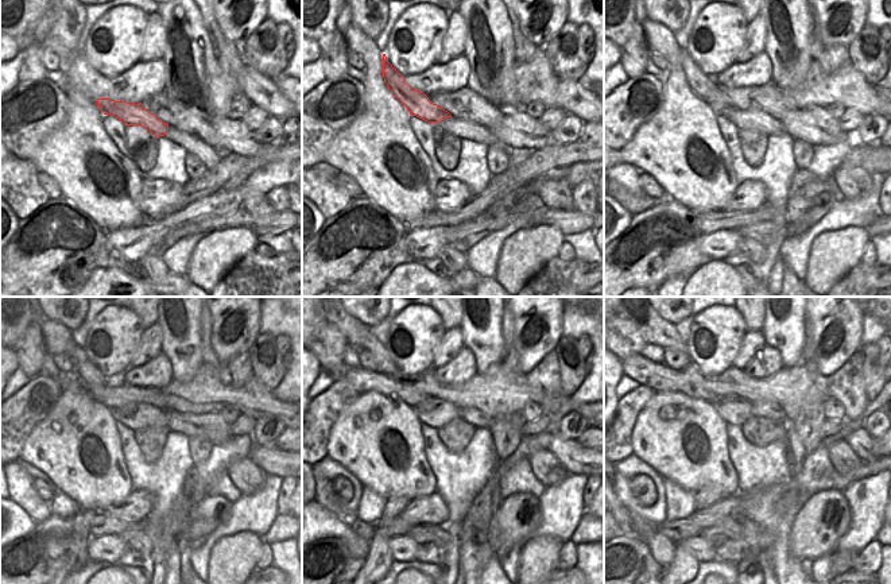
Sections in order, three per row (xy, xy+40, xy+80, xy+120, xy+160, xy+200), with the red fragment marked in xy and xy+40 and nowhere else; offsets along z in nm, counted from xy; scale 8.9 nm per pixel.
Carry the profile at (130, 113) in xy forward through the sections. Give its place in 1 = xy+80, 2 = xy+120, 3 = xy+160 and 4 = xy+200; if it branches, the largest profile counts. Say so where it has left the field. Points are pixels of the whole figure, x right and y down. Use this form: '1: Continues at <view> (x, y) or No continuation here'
1: Continues at xy+80 (704, 86)
2: Continues at xy+120 (89, 372)
3: Continues at xy+160 (357, 333)
4: Continues at xy+200 (654, 328)

